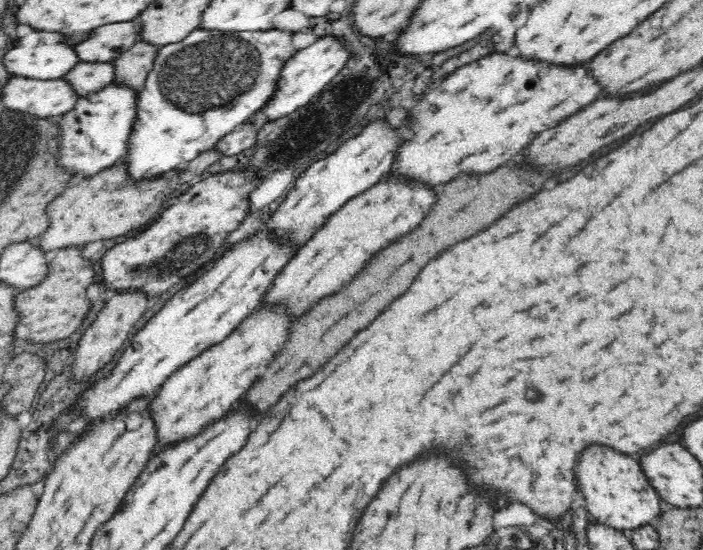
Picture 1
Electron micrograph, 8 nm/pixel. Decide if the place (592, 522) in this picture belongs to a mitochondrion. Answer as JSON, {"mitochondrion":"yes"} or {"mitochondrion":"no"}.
{"mitochondrion":"no"}

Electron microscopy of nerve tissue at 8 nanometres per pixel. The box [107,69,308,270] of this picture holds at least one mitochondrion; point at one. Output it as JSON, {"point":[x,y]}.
{"point":[273,154]}

